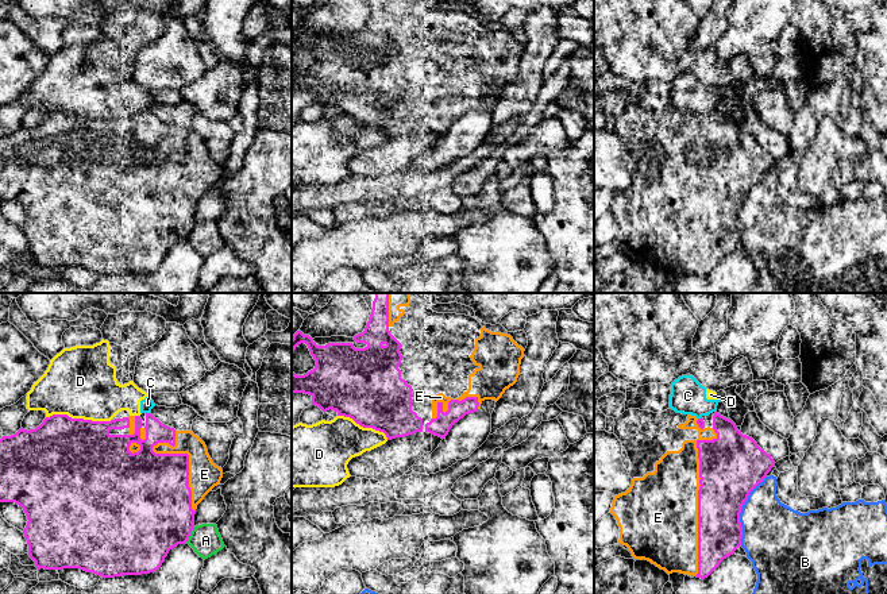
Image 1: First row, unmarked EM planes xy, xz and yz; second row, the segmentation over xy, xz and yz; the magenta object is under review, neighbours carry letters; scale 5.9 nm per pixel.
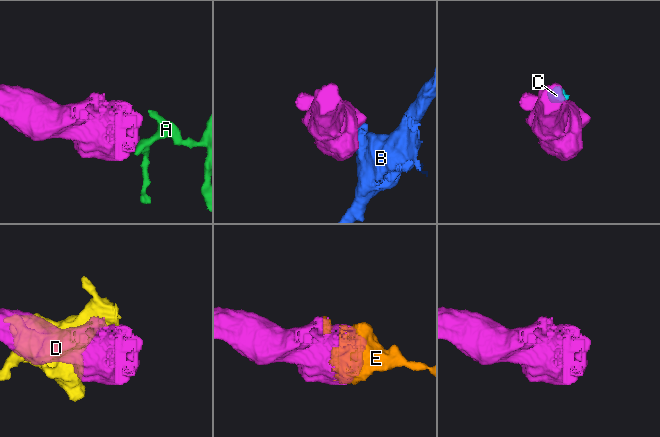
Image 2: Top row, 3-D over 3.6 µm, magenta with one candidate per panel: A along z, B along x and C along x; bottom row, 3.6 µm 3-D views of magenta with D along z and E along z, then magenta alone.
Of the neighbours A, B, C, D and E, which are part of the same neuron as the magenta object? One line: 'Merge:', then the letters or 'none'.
Merge: E

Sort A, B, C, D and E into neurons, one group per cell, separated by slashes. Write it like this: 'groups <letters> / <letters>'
groups A / B / C D / E

